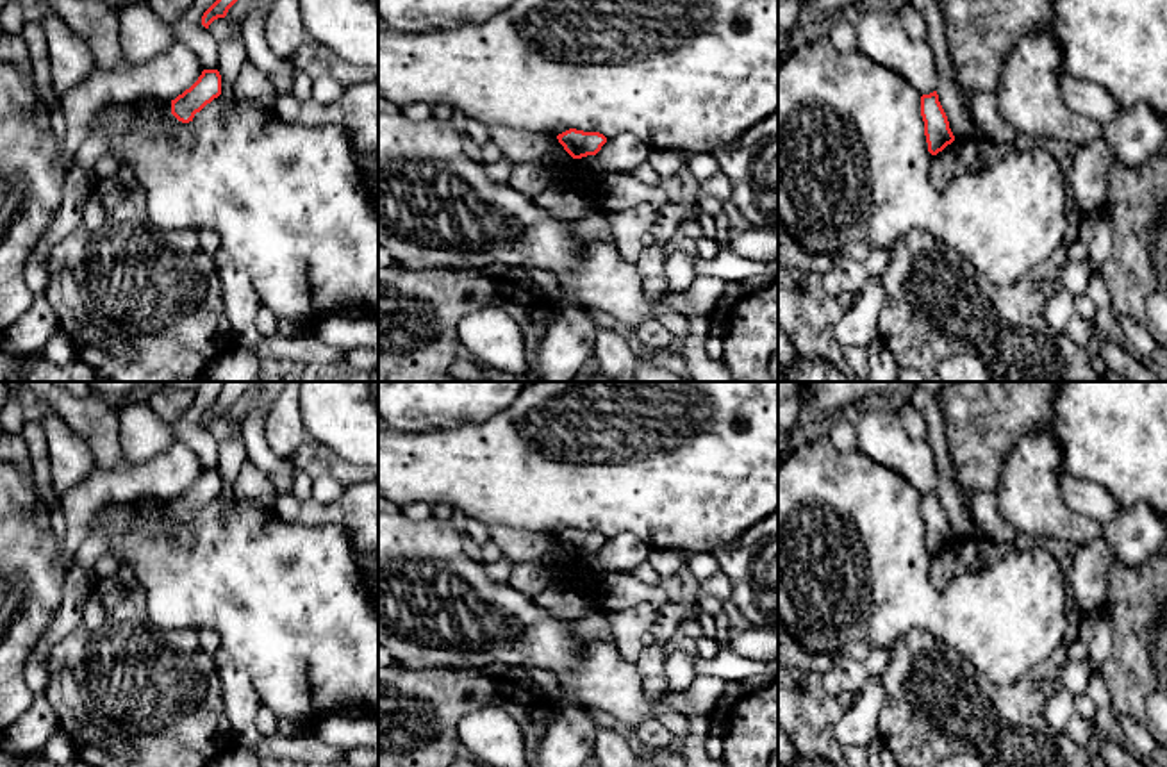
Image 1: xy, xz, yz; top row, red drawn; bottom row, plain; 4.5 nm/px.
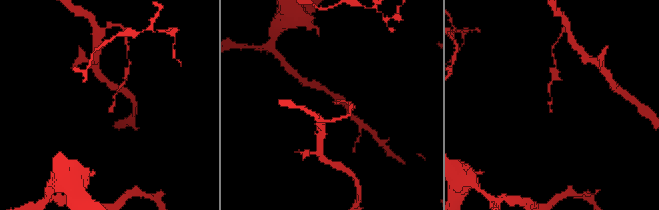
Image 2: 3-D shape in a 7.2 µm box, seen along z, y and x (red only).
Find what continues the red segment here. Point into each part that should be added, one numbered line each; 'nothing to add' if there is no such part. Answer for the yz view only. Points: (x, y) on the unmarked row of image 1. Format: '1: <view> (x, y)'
nothing to add

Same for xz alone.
nothing to add

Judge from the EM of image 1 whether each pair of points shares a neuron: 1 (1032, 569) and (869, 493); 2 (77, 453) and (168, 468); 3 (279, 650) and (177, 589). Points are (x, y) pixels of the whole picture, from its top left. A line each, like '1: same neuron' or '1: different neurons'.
1: same neuron
2: different neurons
3: same neuron

